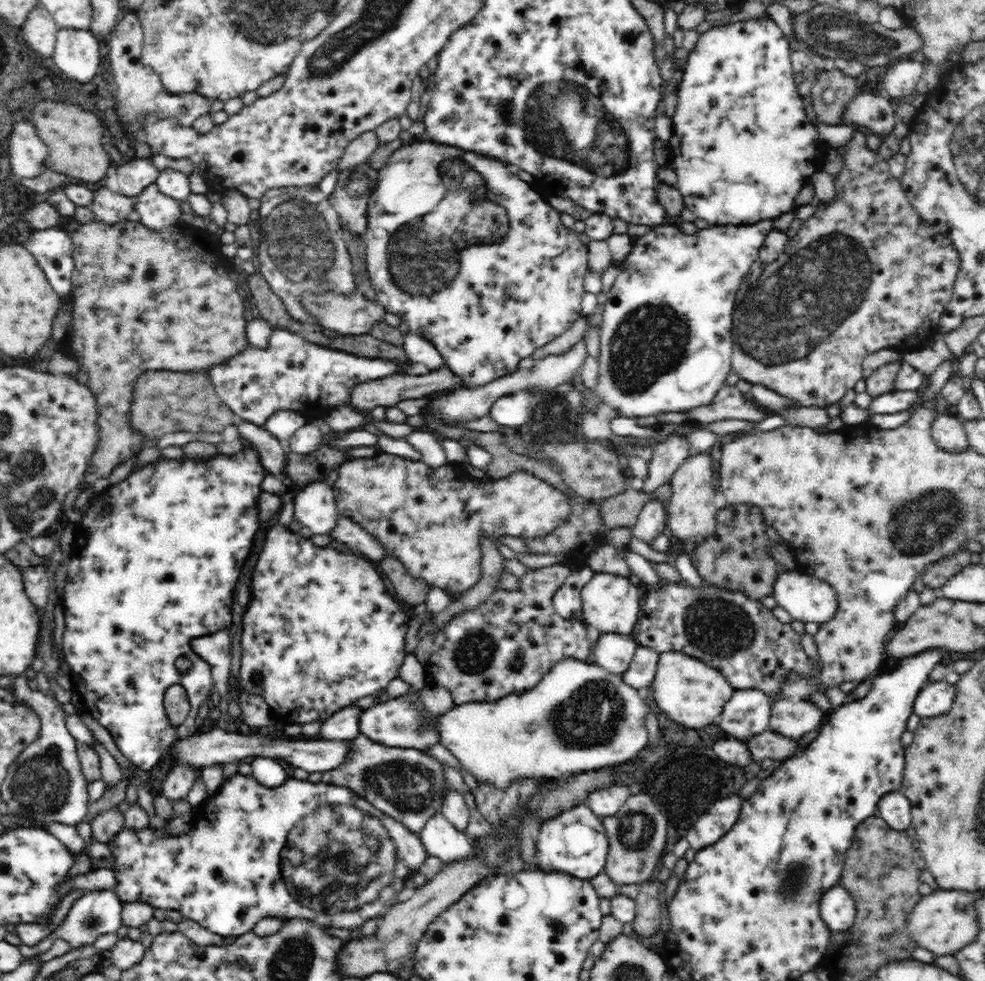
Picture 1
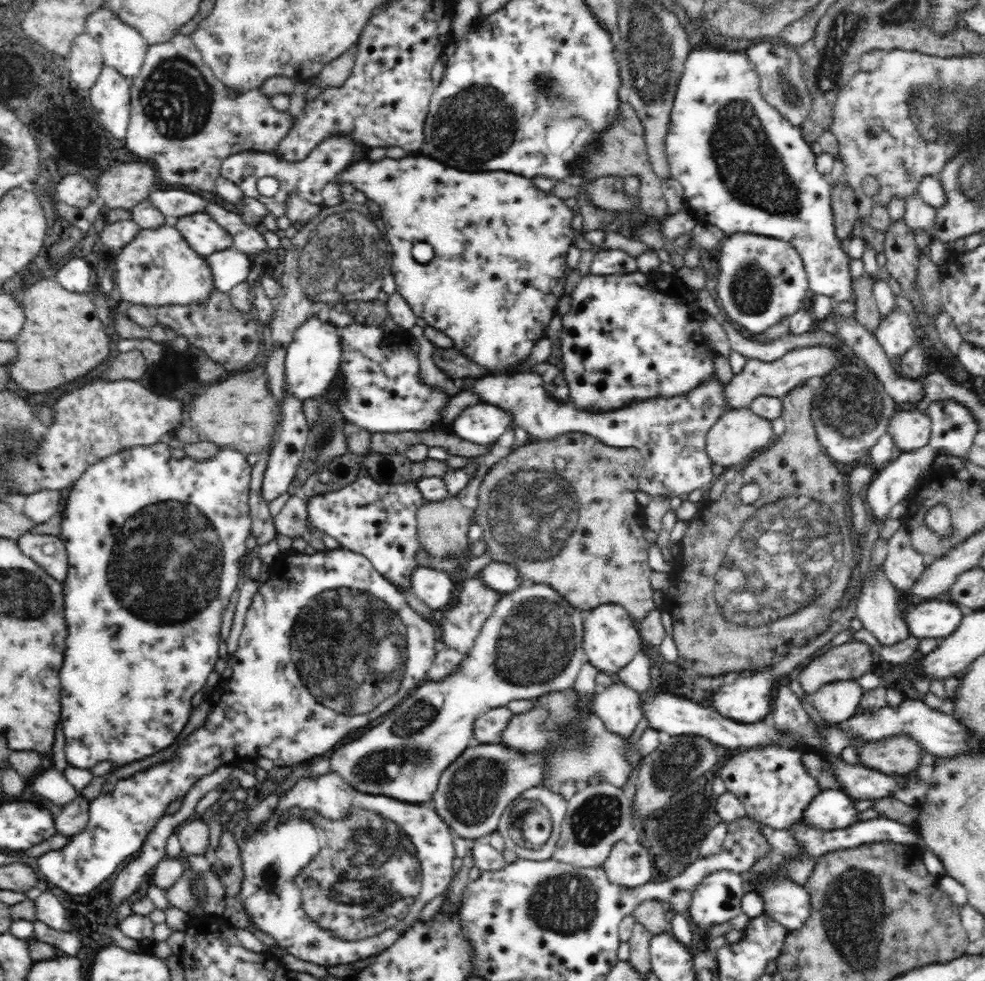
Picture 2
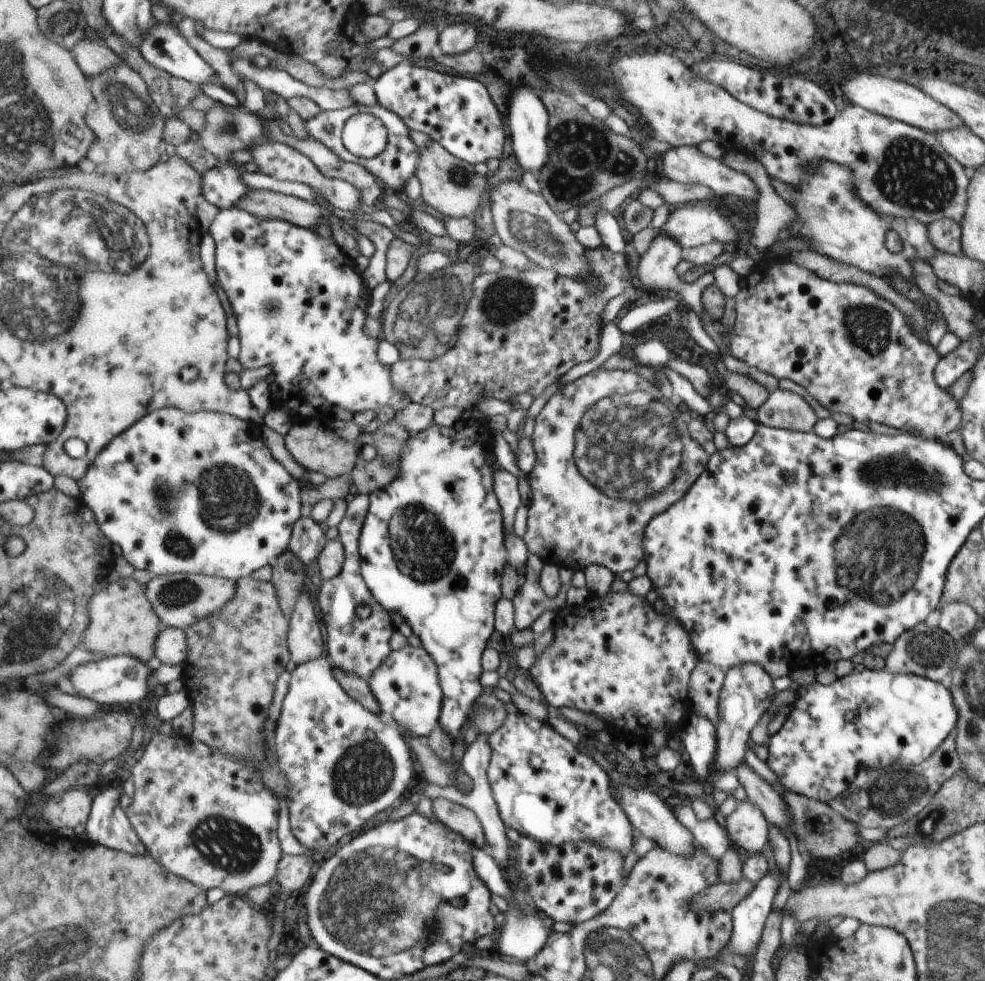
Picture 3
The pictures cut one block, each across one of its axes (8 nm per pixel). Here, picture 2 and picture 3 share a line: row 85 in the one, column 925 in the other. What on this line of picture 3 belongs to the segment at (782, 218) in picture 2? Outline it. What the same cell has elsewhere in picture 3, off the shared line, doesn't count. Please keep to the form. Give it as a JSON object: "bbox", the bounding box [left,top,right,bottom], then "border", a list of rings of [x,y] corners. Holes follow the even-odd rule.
{"bbox":[765,667,959,803],"border":[[[865,667],[864,670],[854,669],[850,674],[837,678],[829,685],[822,685],[818,681],[808,684],[808,686],[795,688],[796,699],[792,702],[791,712],[784,722],[782,728],[769,738],[768,750],[769,756],[765,761],[770,770],[776,774],[780,784],[787,790],[798,793],[808,798],[818,800],[824,803],[831,803],[836,797],[847,792],[855,778],[859,774],[860,769],[877,769],[888,768],[890,762],[900,760],[898,765],[915,766],[927,760],[940,745],[946,741],[946,736],[950,730],[954,730],[954,726],[959,724],[959,708],[956,707],[954,696],[948,692],[942,684],[928,678],[924,678],[915,674],[892,674],[891,671],[886,671],[883,668],[875,670],[874,668]]]}

